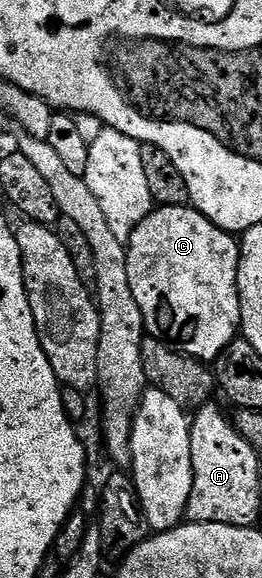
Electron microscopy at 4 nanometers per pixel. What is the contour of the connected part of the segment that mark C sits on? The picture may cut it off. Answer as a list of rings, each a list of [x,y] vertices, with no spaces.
[[[193,206],[185,207],[158,207],[151,210],[140,225],[130,234],[130,241],[126,244],[126,260],[128,261],[128,285],[132,287],[132,297],[136,299],[136,305],[140,307],[140,313],[146,322],[146,333],[151,339],[158,339],[162,343],[168,343],[175,351],[181,351],[183,355],[191,355],[194,359],[213,361],[218,358],[224,348],[239,334],[242,326],[242,314],[240,313],[240,297],[238,296],[238,260],[240,258],[240,243],[229,231],[222,231],[208,217],[195,211]]]

